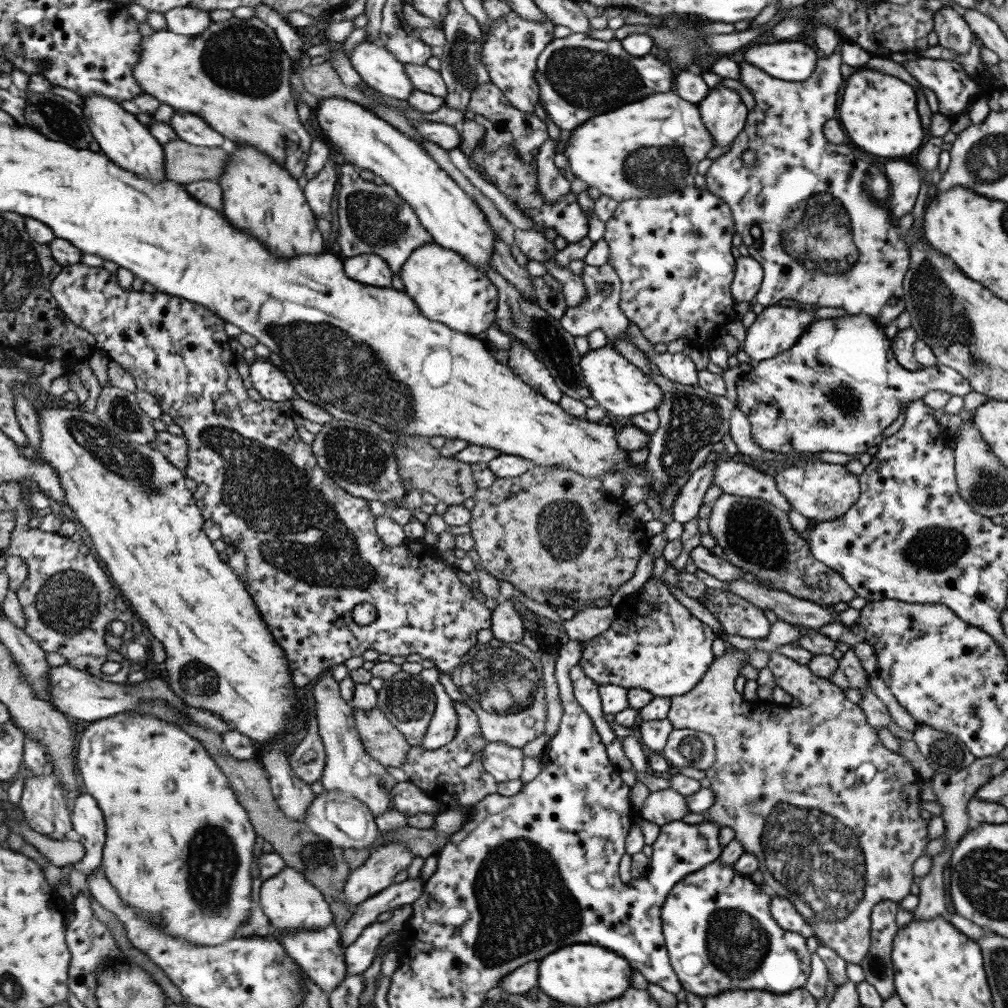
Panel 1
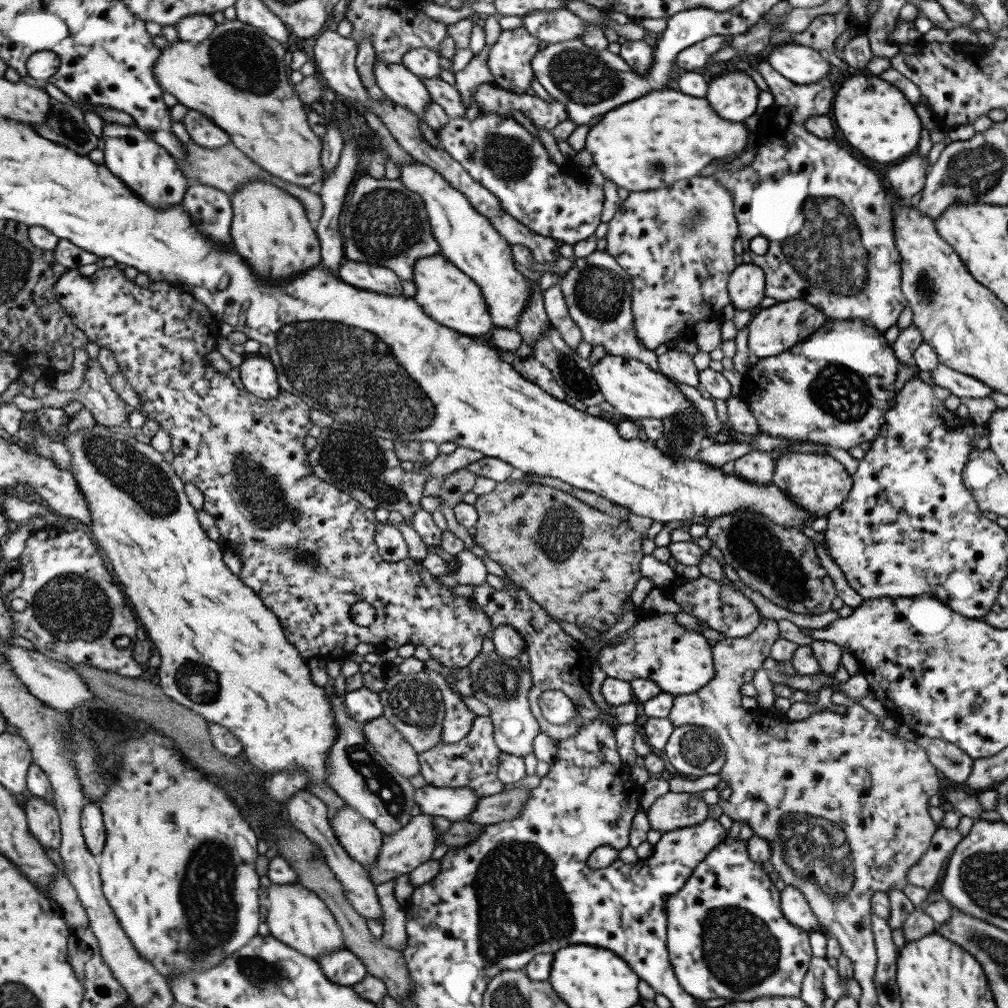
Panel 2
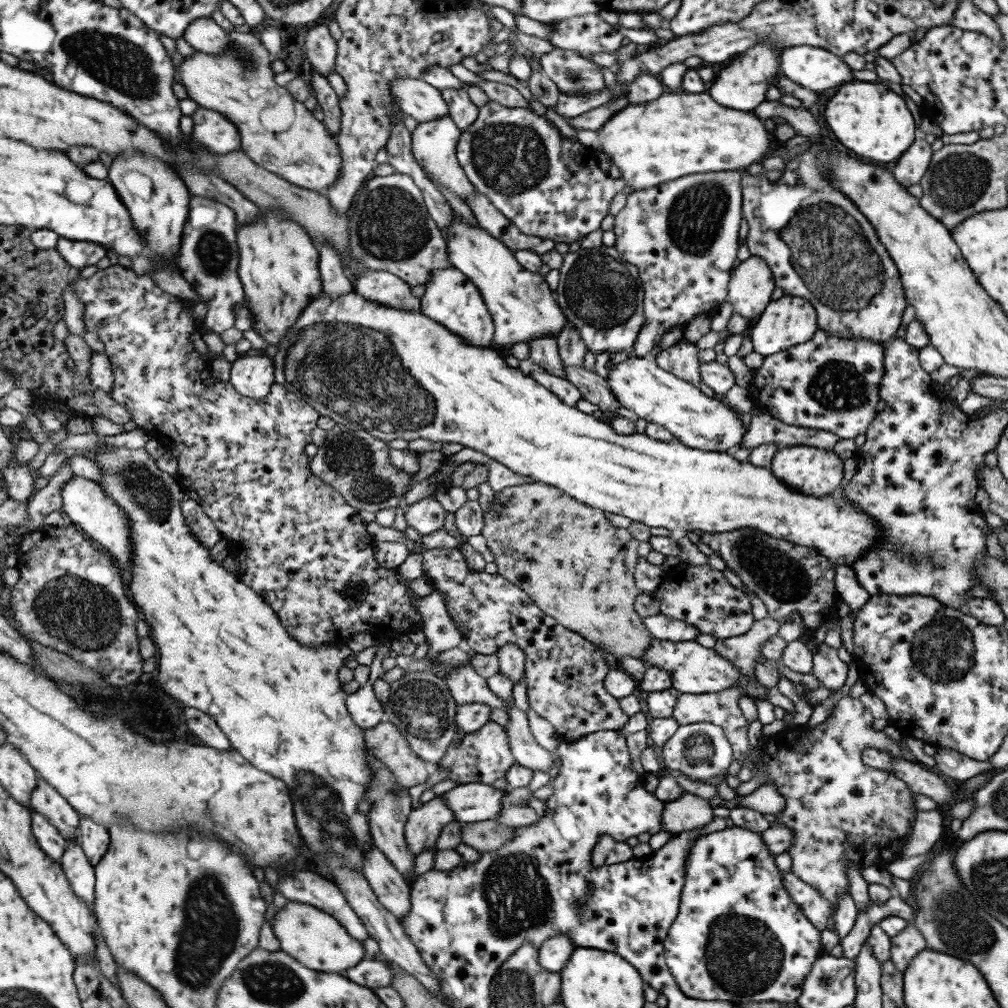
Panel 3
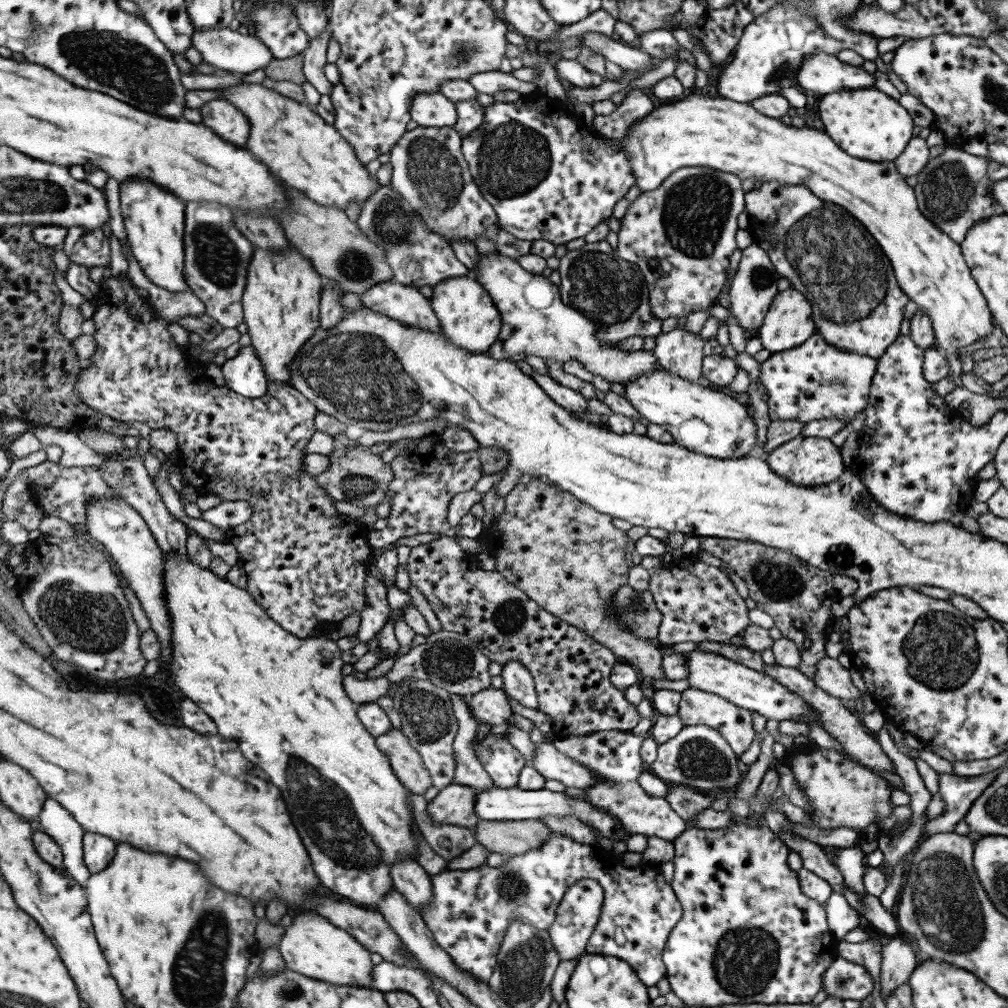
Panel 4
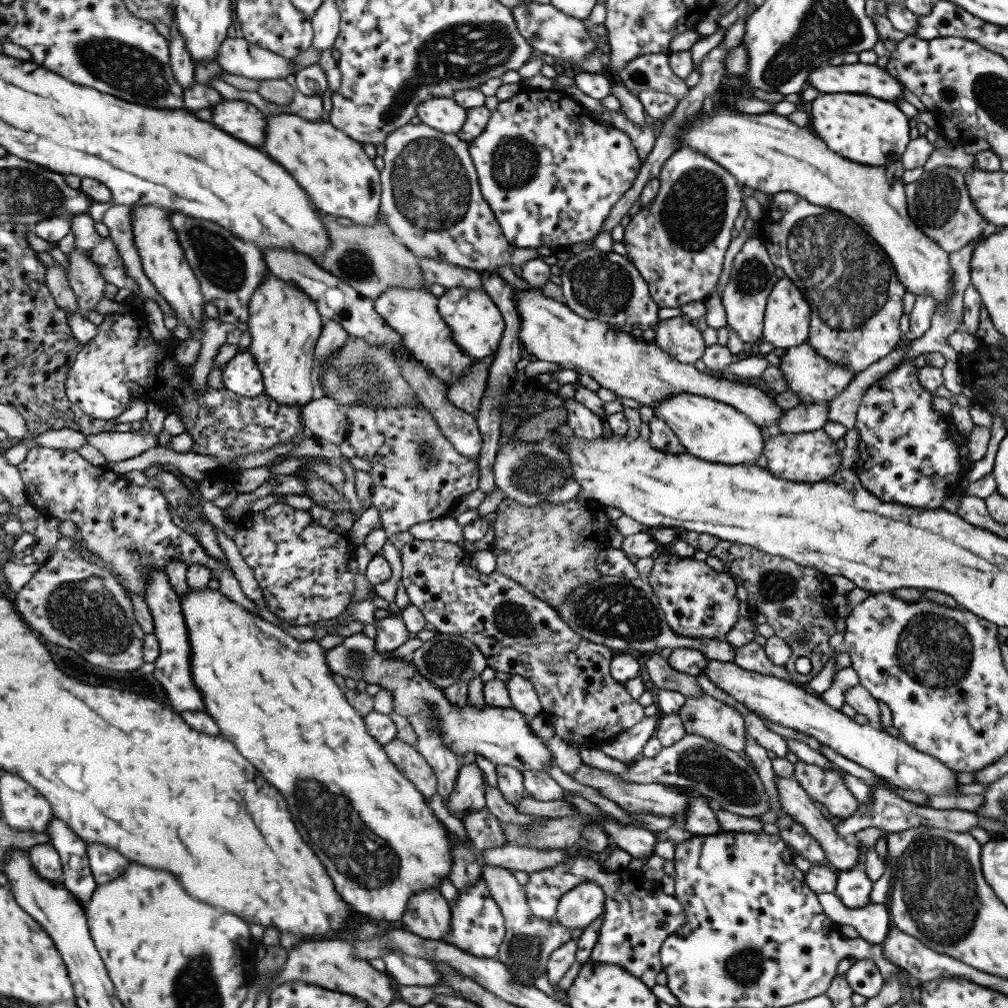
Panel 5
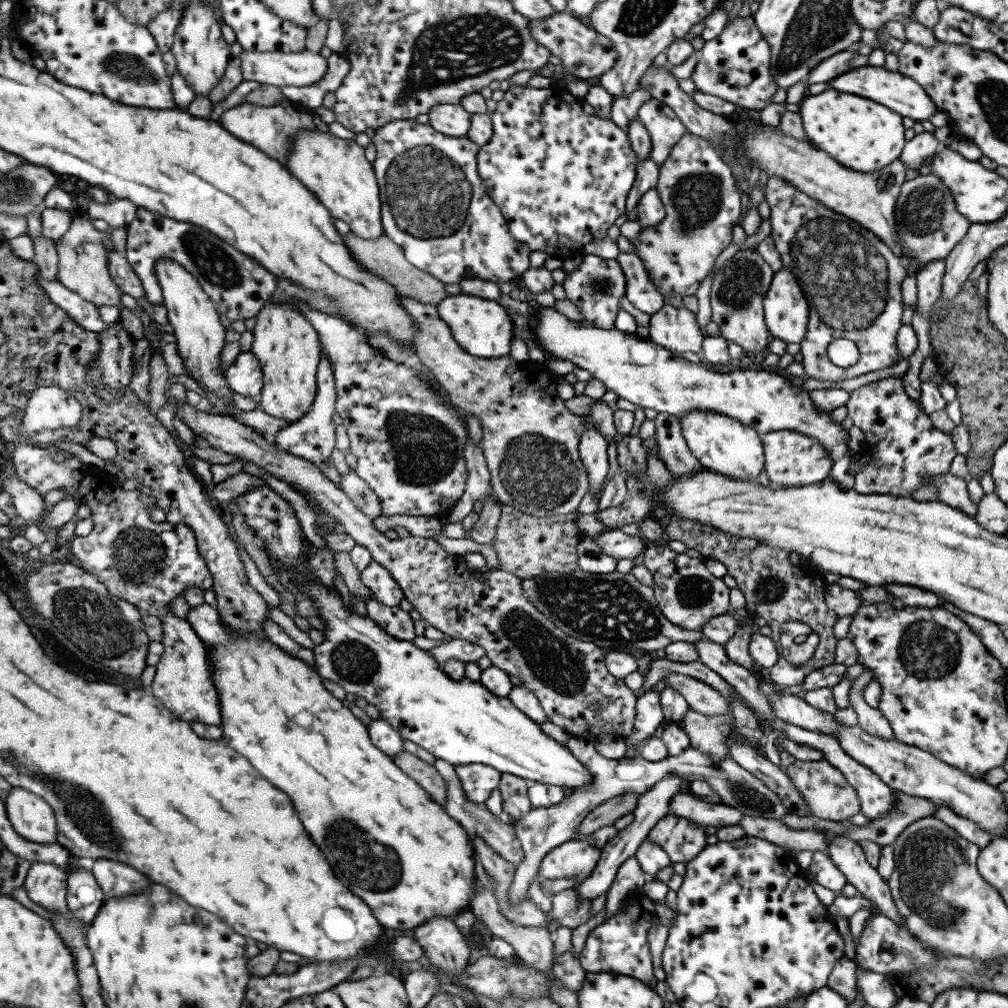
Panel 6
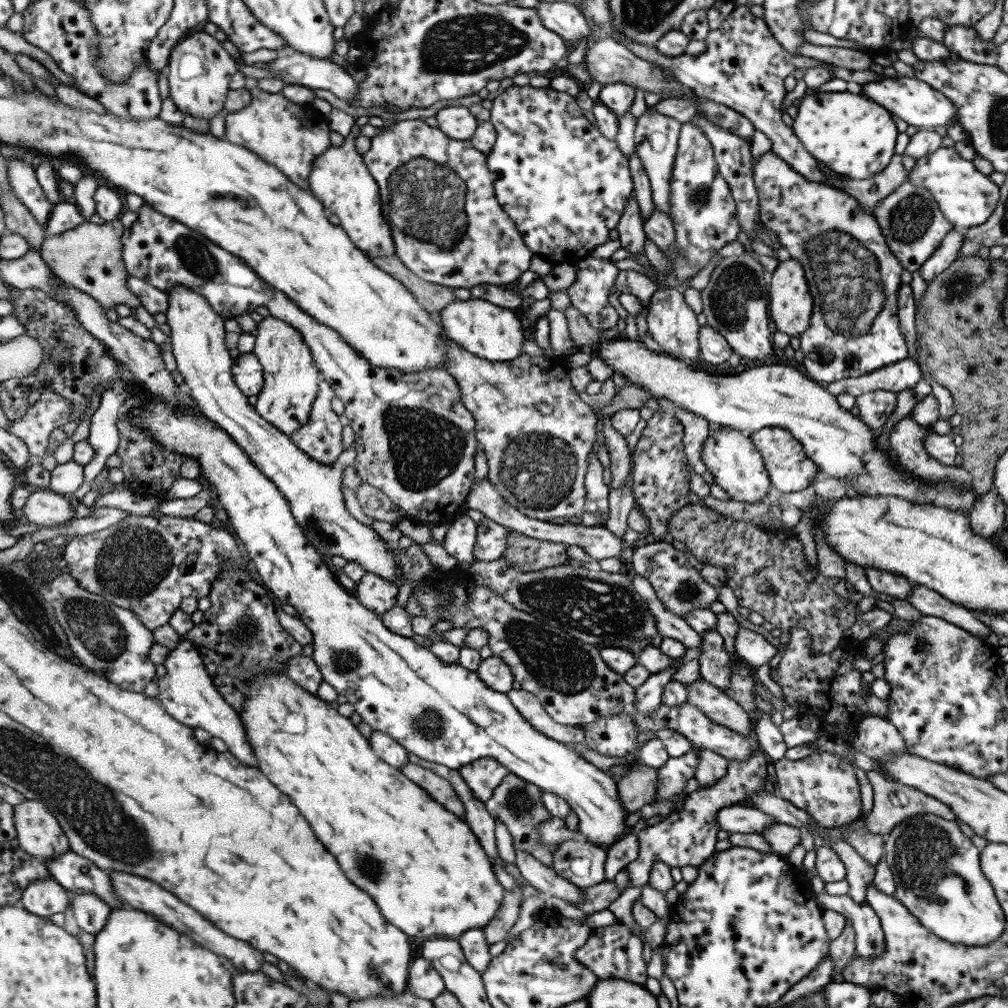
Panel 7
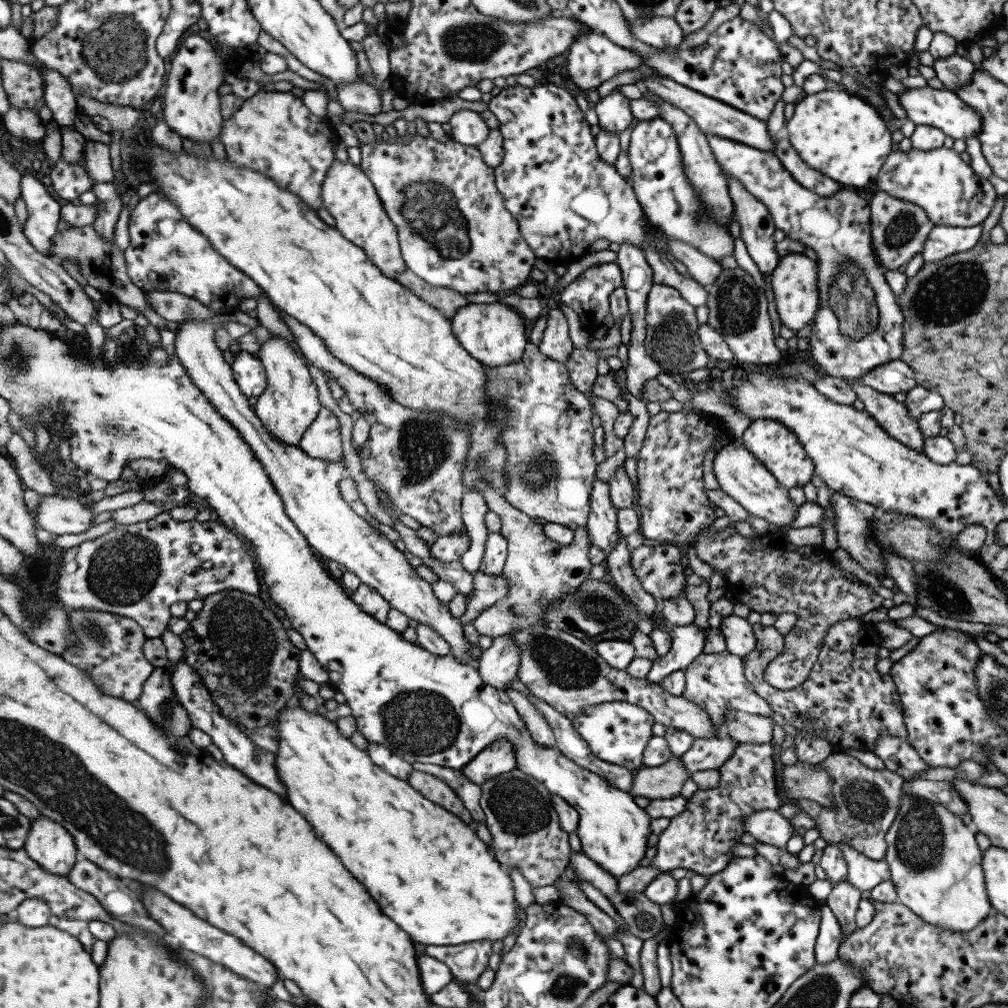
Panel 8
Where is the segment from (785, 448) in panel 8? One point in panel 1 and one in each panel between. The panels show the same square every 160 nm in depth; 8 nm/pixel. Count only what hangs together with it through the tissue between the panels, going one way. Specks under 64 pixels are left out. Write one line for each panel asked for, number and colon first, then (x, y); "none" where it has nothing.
1: (820, 491)
2: (818, 483)
3: (808, 470)
4: (804, 461)
5: (810, 457)
6: (791, 459)
7: (789, 470)

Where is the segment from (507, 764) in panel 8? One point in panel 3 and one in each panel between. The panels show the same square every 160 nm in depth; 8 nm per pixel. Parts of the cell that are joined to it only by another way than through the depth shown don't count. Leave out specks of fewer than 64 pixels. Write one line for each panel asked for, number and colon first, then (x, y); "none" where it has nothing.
3: (426, 824)
4: (454, 805)
5: (468, 795)
6: (478, 781)
7: (482, 776)

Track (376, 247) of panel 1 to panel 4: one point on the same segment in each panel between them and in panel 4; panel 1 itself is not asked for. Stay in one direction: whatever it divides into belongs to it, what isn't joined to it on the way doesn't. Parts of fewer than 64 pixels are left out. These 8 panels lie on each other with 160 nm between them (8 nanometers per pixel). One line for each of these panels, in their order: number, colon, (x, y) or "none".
2: (386, 223)
3: (392, 229)
4: (418, 257)

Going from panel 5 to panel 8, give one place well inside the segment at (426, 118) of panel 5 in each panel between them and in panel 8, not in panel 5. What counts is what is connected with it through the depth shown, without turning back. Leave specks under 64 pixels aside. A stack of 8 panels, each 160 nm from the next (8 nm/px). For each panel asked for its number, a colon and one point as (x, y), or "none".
6: (450, 119)
7: (457, 122)
8: (467, 127)

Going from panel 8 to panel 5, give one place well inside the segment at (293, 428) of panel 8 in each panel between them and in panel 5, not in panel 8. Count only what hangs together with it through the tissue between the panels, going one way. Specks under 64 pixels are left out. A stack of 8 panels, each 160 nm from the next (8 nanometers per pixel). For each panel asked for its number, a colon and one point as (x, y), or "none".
5: (285, 324)
6: (287, 344)
7: (293, 378)

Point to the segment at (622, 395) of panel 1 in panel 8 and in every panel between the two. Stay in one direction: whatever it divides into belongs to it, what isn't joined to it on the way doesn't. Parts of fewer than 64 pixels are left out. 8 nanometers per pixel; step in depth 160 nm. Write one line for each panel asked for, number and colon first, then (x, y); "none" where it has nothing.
2: (634, 390)
3: (706, 423)
4: (704, 421)
5: (707, 429)
6: (722, 444)
7: (736, 466)
8: (740, 475)

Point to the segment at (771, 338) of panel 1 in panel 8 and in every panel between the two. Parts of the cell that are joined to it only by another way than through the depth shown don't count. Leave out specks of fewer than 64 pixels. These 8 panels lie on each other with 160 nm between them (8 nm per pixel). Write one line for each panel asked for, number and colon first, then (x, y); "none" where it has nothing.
2: (772, 330)
3: (787, 321)
4: (787, 323)
5: (785, 320)
6: (785, 309)
7: (790, 305)
8: (793, 282)

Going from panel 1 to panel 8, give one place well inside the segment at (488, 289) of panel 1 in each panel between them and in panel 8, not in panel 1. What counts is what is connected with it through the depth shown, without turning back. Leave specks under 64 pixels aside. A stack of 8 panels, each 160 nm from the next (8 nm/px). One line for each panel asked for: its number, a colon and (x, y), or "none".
2: (449, 296)
3: (449, 298)
4: (469, 319)
5: (477, 326)
6: (482, 327)
7: (491, 332)
8: (493, 333)

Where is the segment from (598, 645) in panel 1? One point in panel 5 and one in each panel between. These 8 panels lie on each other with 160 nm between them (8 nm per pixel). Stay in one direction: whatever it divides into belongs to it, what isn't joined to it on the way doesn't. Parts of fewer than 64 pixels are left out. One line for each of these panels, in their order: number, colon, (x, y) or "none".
2: (679, 661)
3: (693, 669)
4: (744, 688)
5: (772, 699)

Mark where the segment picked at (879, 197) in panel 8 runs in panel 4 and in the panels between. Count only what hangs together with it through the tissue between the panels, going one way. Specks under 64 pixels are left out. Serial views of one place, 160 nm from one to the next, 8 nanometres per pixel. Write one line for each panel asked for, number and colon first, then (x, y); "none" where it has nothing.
4: (952, 191)
5: (938, 202)
6: (928, 226)
7: (909, 220)

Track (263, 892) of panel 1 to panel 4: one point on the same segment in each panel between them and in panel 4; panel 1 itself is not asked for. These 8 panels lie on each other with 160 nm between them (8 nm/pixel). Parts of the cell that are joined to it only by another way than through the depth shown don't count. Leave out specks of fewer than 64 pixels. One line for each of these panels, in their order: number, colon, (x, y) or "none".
2: (298, 916)
3: (316, 938)
4: (312, 945)

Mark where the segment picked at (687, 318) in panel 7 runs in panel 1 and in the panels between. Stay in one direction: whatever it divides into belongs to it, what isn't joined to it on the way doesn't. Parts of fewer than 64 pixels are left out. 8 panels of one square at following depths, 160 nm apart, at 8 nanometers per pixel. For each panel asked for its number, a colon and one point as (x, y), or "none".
1: (678, 367)
2: (675, 365)
3: (680, 359)
4: (679, 352)
5: (676, 336)
6: (673, 328)

